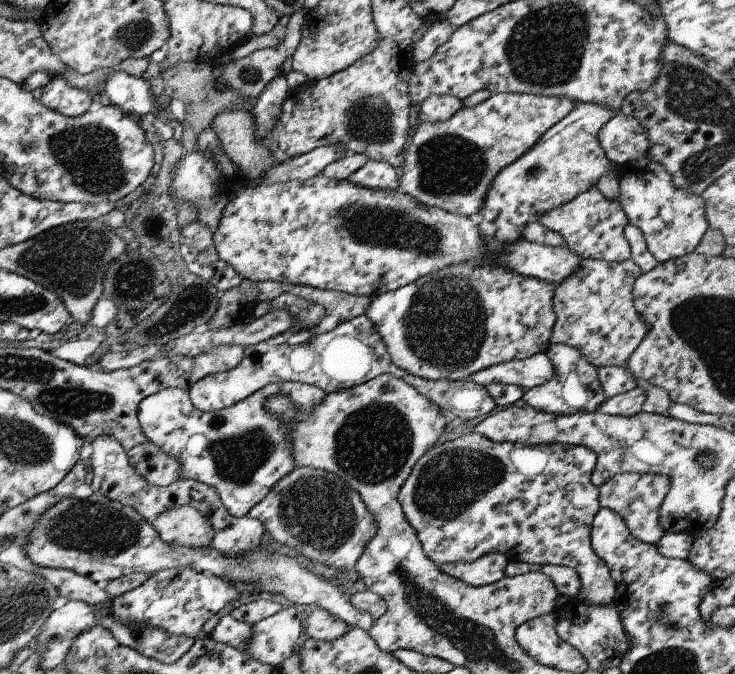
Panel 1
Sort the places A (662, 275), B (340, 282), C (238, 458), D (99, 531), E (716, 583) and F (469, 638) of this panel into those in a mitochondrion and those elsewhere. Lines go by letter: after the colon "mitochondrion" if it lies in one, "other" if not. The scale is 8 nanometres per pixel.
A: other
B: other
C: mitochondrion
D: mitochondrion
E: other
F: mitochondrion

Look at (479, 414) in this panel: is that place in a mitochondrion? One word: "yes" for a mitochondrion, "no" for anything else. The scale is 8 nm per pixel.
no

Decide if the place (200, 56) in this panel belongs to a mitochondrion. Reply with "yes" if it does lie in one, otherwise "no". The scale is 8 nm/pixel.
no

